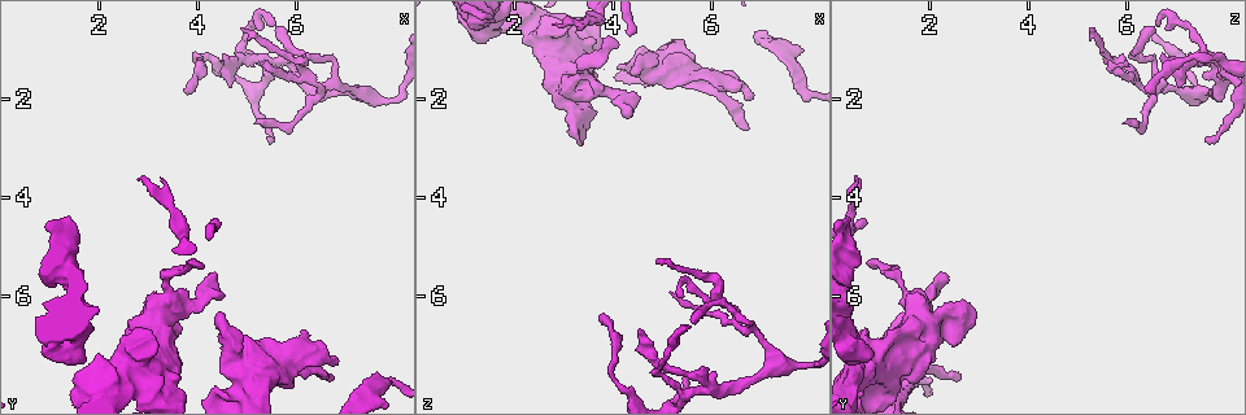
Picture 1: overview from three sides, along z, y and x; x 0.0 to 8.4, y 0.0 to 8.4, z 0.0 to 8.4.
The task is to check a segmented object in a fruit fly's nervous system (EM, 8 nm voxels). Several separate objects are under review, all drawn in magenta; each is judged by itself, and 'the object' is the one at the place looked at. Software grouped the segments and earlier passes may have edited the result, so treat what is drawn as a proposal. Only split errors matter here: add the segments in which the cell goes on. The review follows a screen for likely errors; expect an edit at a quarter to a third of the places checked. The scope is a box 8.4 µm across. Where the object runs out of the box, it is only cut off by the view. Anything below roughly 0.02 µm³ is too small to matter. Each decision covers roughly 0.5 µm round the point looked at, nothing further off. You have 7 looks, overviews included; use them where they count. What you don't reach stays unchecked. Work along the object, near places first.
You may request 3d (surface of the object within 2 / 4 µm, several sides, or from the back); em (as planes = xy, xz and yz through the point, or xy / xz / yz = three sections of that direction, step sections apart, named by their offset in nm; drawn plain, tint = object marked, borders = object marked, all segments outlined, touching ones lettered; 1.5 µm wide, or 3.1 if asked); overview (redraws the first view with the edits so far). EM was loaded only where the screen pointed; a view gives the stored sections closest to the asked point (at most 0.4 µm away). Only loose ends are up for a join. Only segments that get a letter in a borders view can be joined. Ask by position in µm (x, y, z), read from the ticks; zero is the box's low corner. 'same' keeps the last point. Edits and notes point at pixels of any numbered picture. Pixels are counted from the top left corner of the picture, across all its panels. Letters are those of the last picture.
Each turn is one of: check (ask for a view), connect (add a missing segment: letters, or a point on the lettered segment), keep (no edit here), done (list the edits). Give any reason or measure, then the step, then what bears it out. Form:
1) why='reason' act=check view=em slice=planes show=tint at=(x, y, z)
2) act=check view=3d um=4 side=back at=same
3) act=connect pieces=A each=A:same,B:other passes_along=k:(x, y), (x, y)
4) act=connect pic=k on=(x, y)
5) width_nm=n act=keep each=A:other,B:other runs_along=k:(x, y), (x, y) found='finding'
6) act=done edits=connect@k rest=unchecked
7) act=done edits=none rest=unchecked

why='thin end' act=check view=3d um=2 side=back at=(4.10, 5.50, 0.85)

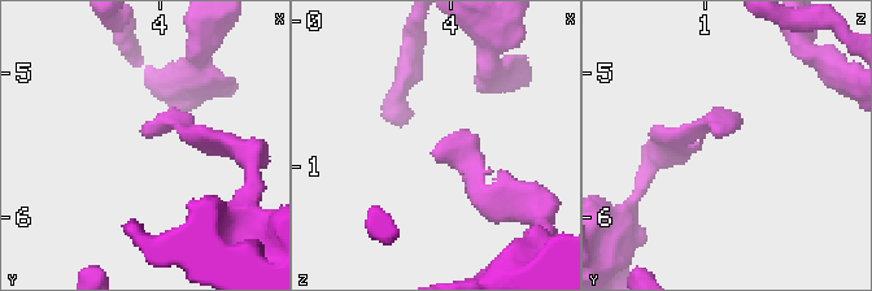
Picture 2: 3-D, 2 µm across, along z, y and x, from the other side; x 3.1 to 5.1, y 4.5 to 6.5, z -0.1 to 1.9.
why='need the tissue' act=check view=em slice=planes show=borders at=(4.12, 5.44, 0.90)

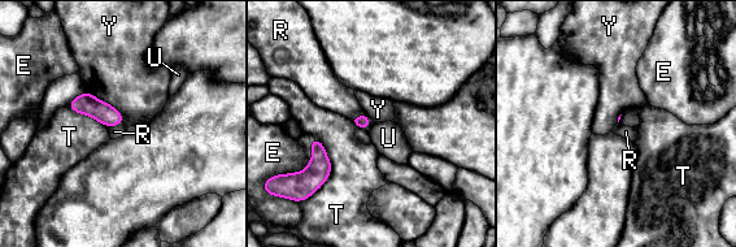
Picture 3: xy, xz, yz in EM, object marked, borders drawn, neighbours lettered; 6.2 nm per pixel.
act=keep each=E:other,R:other,T:other,U:other,Y:other border=3:(122, 122), (108, 126) found='no lettered segment goes on from it'

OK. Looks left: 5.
why='free end' act=check view=3d um=4 at=(6.80, 7.40, 2.00)

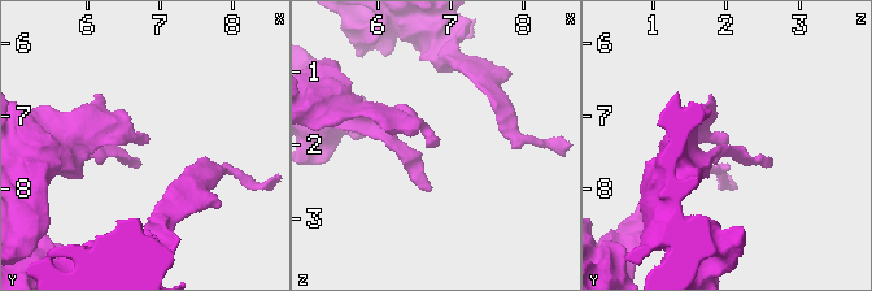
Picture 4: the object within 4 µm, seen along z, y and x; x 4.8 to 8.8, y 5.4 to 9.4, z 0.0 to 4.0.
act=check view=em slice=planes show=borders at=(6.85, 7.35, 1.90)

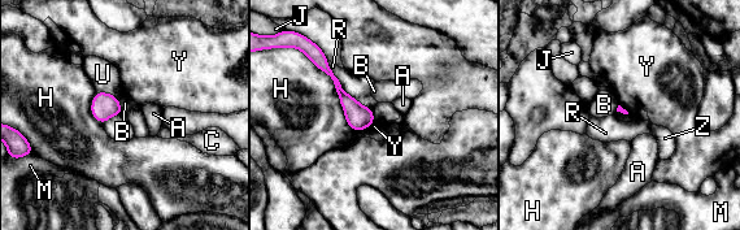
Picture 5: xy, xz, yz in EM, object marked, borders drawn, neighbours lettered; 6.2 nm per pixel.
act=keep each=A:other,B:other,C:other,H:other,J:other,M:other,R:other,U:other,Y:other,Z:other runs_along=5:(316, 57), (368, 122) found='no lettered segment goes on from it'

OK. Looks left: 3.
why='an open end' act=check view=3d um=4 at=(5.45, 1.30, 6.05)

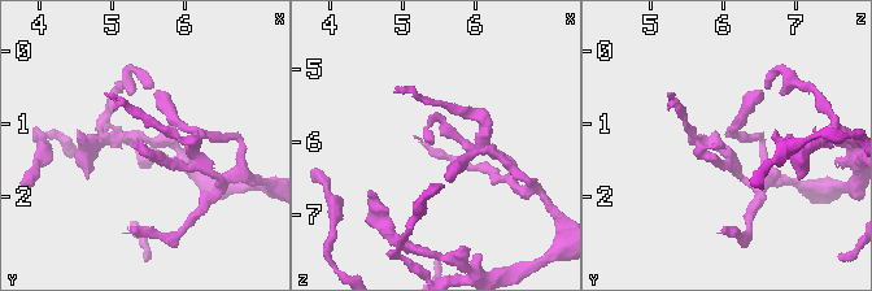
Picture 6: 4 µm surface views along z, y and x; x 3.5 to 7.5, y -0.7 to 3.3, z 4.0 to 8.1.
act=check view=em slice=planes show=plain at=(5.35, 1.25, 6.00)

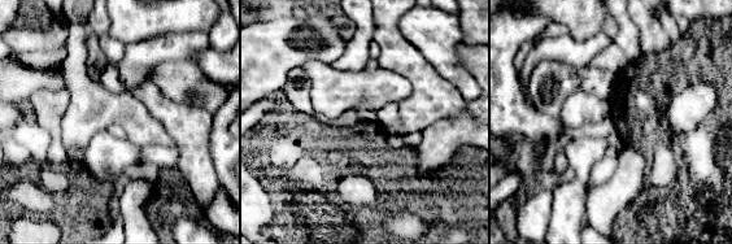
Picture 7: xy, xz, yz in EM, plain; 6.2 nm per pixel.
why='see the neighbours' act=check view=em slice=planes show=borders at=same

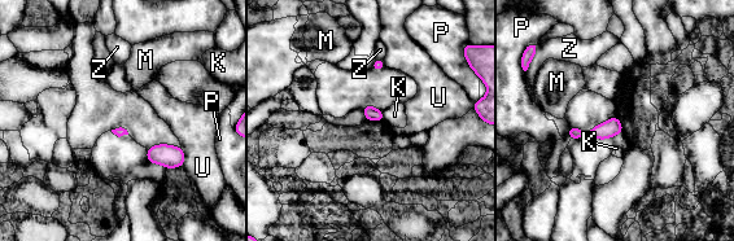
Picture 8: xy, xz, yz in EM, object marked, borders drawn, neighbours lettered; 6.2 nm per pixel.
act=keep each=K:other,M:other,P:other,U:other,Z:other found='no lettered segment goes on from it'

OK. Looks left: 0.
act=done edits=none rest=unchecked

